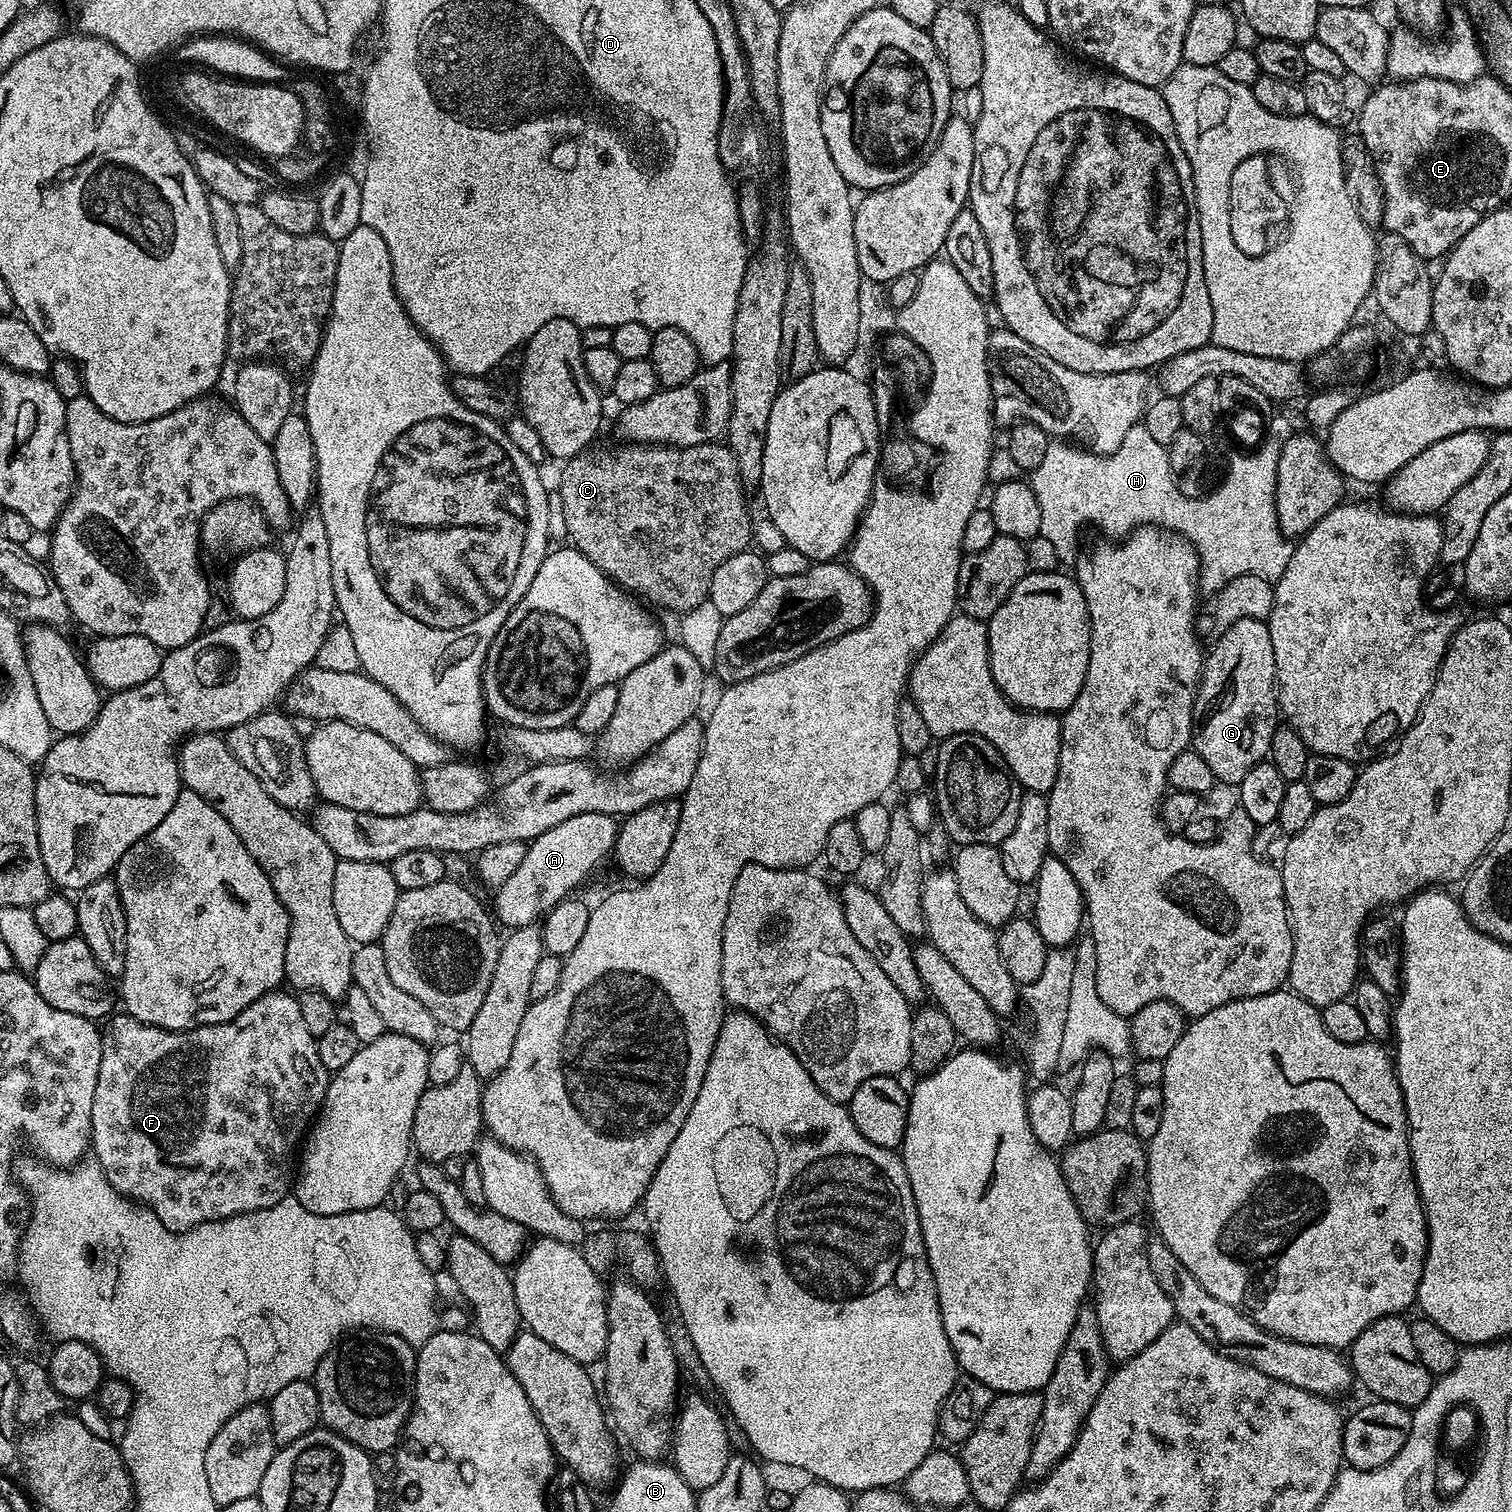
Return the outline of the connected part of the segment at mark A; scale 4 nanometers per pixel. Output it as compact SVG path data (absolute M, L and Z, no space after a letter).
M595 812L594 814L574 814L574 818L566 818L566 822L558 822L558 826L550 826L550 830L546 830L540 836L536 837L535 840L528 844L528 853L526 858L522 858L521 865L518 866L518 870L514 870L514 874L510 874L510 878L506 878L506 882L500 888L495 889L494 896L496 896L496 912L494 908L494 916L501 925L505 924L505 929L511 930L514 928L521 928L522 926L530 926L536 924L550 909L557 904L562 902L604 859L609 859L610 853L615 849L616 846L616 834L618 831L618 820L615 816L607 816L601 812Z

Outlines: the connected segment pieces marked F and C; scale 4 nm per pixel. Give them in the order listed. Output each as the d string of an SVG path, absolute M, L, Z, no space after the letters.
M284 991L268 992L246 1006L246 1010L242 1010L242 1014L238 1014L230 1022L191 1028L189 1032L171 1032L165 1028L143 1024L127 1014L113 1015L107 1021L108 1029L103 1029L102 1062L98 1065L98 1086L94 1086L90 1148L93 1153L96 1151L95 1163L99 1164L109 1184L129 1201L149 1208L152 1215L159 1218L160 1225L169 1232L183 1234L206 1222L225 1220L231 1216L269 1208L283 1196L289 1195L293 1187L298 1149L310 1125L321 1111L330 1071L323 1065L320 1049L317 1048L317 1037L306 1030L299 999L291 991Z
M620 442L617 448L600 448L597 452L592 451L582 451L563 465L564 477L560 480L560 512L564 515L564 528L572 539L569 540L571 547L577 548L586 558L590 558L594 566L598 566L621 588L643 598L649 605L657 604L660 608L669 608L670 611L676 612L675 614L683 614L705 603L708 600L710 578L714 578L714 570L718 570L718 566L722 566L726 558L745 551L753 543L754 516L748 513L748 500L744 497L746 485L740 479L735 453L724 442L695 444L685 448L673 448L666 444Z

